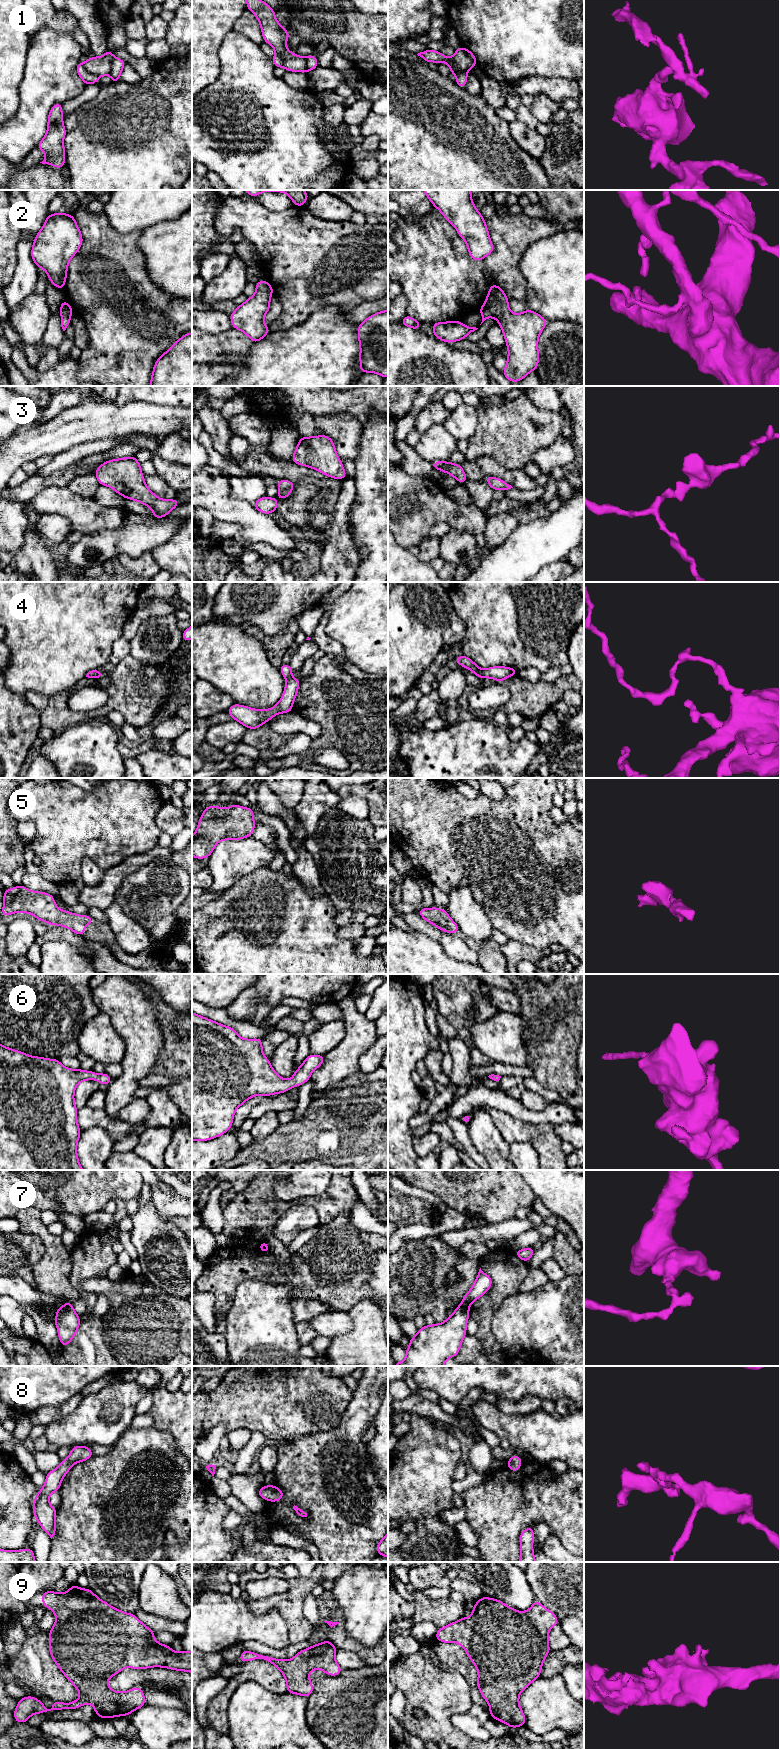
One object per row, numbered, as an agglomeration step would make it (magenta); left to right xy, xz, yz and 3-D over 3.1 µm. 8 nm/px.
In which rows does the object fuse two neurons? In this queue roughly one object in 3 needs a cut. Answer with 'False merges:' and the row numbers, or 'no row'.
False merges: 1, 7

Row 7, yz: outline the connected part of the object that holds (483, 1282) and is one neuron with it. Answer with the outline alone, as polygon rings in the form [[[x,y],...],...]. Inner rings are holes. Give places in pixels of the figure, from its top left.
[[[480,1268],[472,1288],[466,1293],[460,1305],[469,1308],[471,1304],[478,1298],[482,1297],[491,1286],[492,1279]]]

